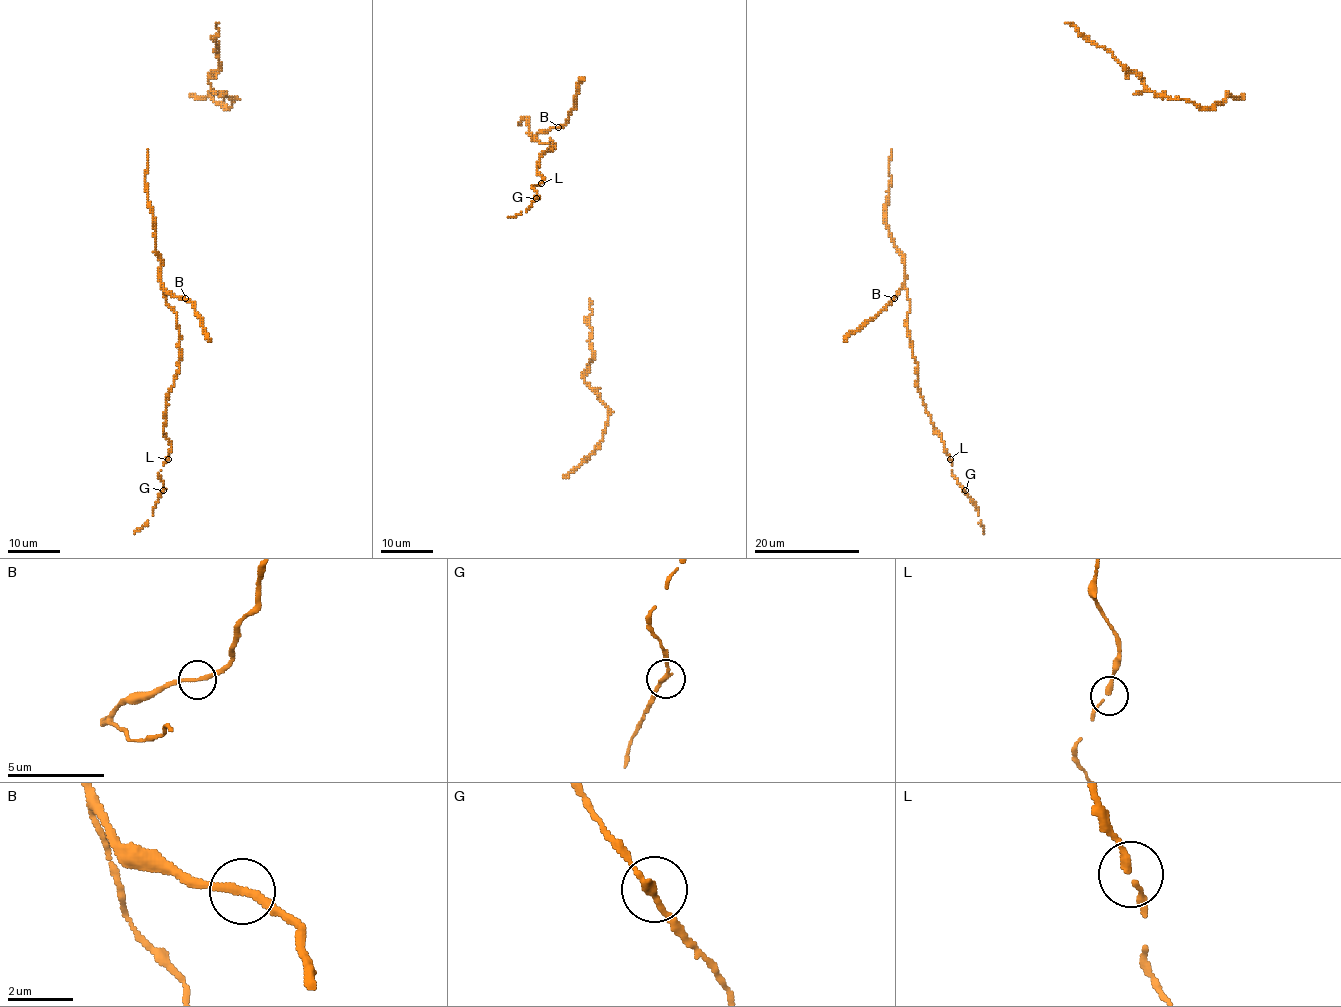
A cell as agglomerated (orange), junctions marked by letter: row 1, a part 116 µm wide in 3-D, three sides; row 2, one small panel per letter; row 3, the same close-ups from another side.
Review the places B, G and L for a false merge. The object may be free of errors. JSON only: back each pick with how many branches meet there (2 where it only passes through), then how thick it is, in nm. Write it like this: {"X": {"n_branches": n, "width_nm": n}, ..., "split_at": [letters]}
{"split_at": []}

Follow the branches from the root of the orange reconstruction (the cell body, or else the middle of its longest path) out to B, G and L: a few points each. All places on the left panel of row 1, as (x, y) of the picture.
B: (148, 149), (144, 184), (155, 227), (155, 251), (161, 262), (160, 284), (185, 299)
G: (148, 149), (144, 184), (160, 287), (176, 314), (181, 354), (165, 407), (171, 453), (159, 472), (163, 491)
L: (148, 149), (144, 184), (161, 262), (160, 287), (176, 314), (181, 354), (165, 407), (168, 459)

